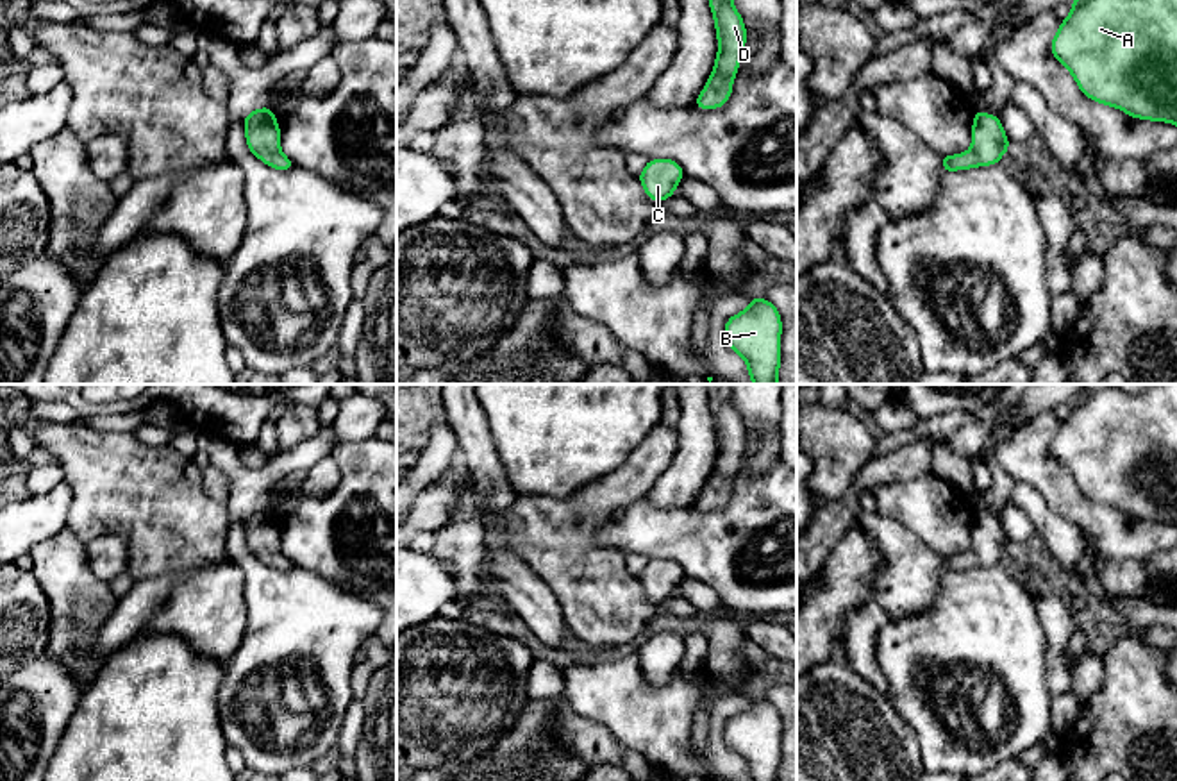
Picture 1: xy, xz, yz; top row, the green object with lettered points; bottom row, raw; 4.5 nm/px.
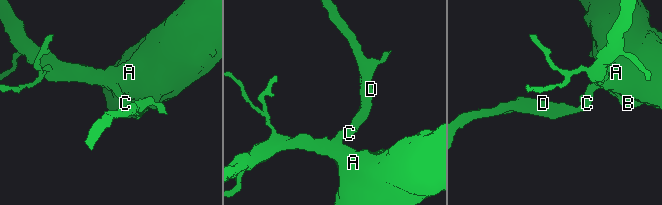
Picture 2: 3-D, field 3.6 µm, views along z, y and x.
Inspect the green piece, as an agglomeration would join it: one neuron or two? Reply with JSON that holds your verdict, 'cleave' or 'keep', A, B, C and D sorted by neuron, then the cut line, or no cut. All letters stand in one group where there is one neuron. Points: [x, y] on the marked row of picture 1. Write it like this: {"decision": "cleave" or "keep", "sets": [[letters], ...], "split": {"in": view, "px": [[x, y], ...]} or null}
{"decision": "keep", "sets": [["A", "B", "C", "D"]], "split": null}

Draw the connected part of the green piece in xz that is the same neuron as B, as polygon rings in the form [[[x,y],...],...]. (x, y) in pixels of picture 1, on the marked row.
[[[754,297],[745,311],[727,320],[725,343],[747,361],[754,384],[777,384],[780,331],[782,322],[777,307],[759,297]]]

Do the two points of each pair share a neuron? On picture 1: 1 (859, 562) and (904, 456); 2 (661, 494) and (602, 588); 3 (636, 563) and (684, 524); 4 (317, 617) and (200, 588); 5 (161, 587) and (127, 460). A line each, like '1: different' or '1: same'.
1: different
2: different
3: different
4: different
5: different

